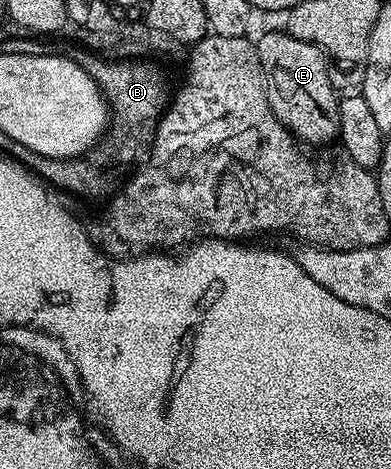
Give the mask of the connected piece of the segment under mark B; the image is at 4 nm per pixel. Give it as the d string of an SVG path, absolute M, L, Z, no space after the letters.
M80 48L68 50L67 56L79 63L79 67L83 67L83 71L87 71L87 75L95 79L95 83L105 94L111 110L107 140L90 149L84 157L75 157L67 161L44 157L30 149L21 149L20 164L54 190L66 189L77 197L90 197L93 201L104 202L112 198L130 174L148 157L157 123L171 100L171 85L169 89L169 81L165 78L164 71L157 66L156 60L110 59L88 48Z

